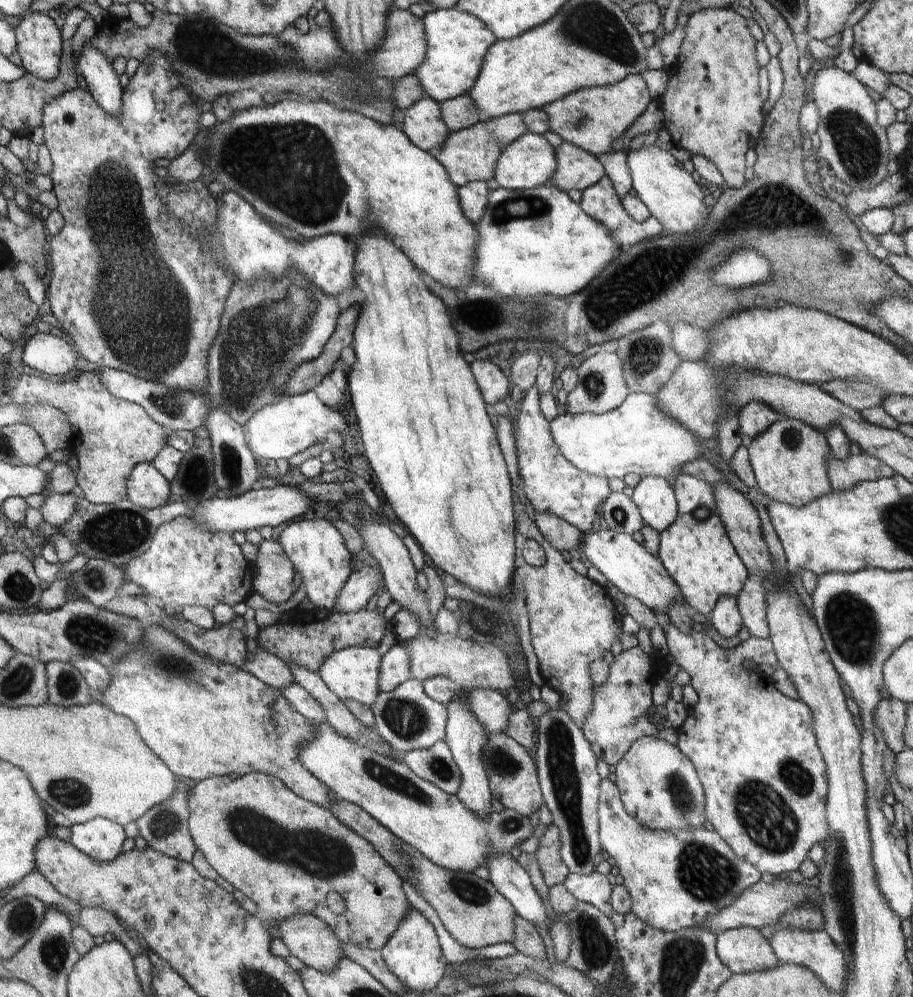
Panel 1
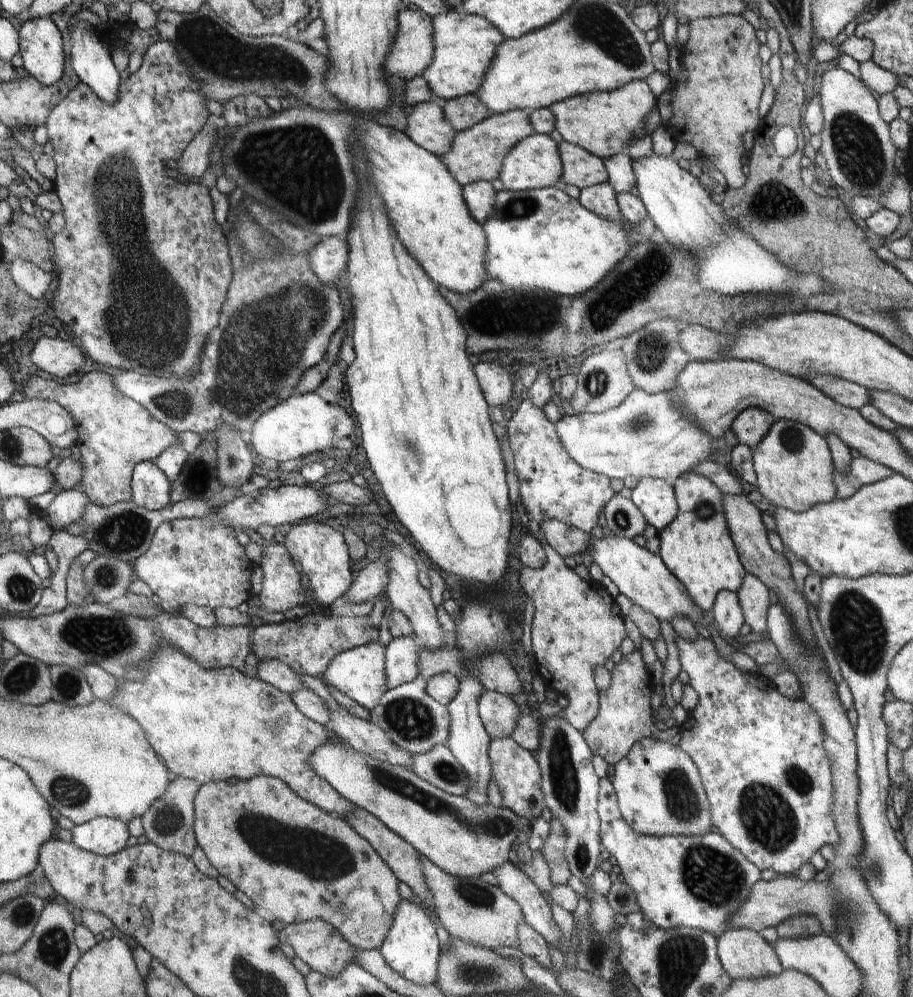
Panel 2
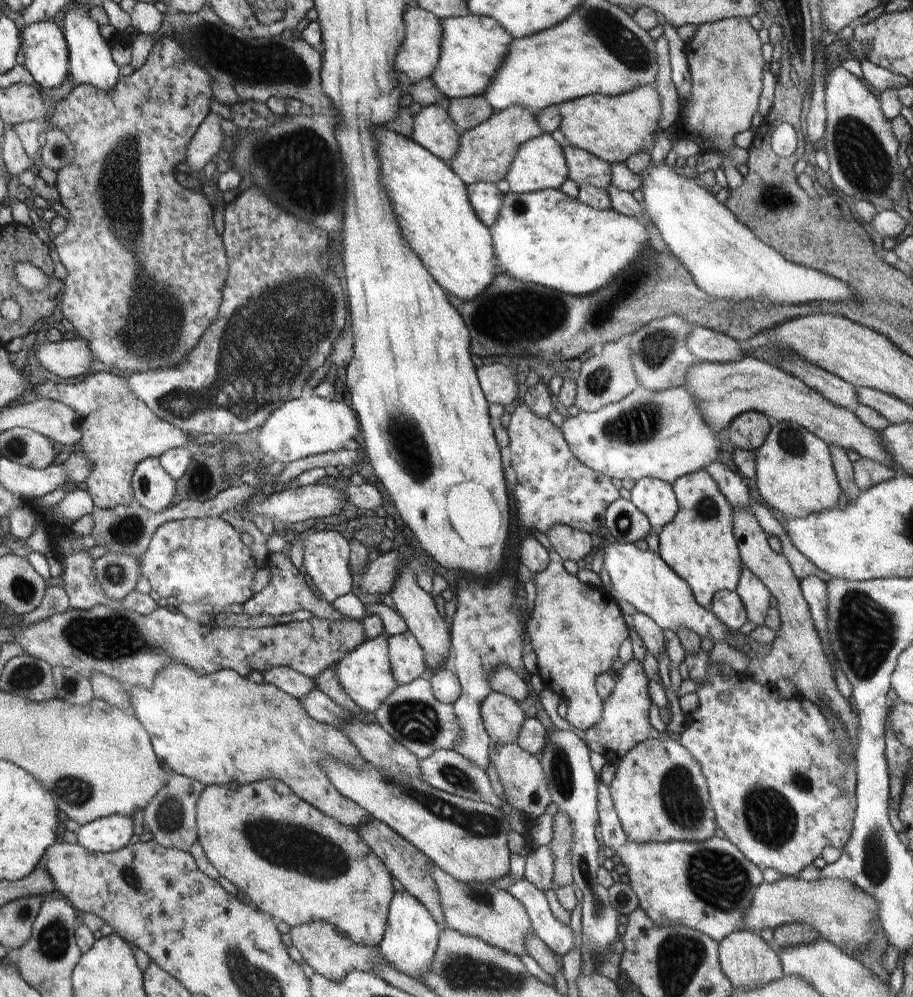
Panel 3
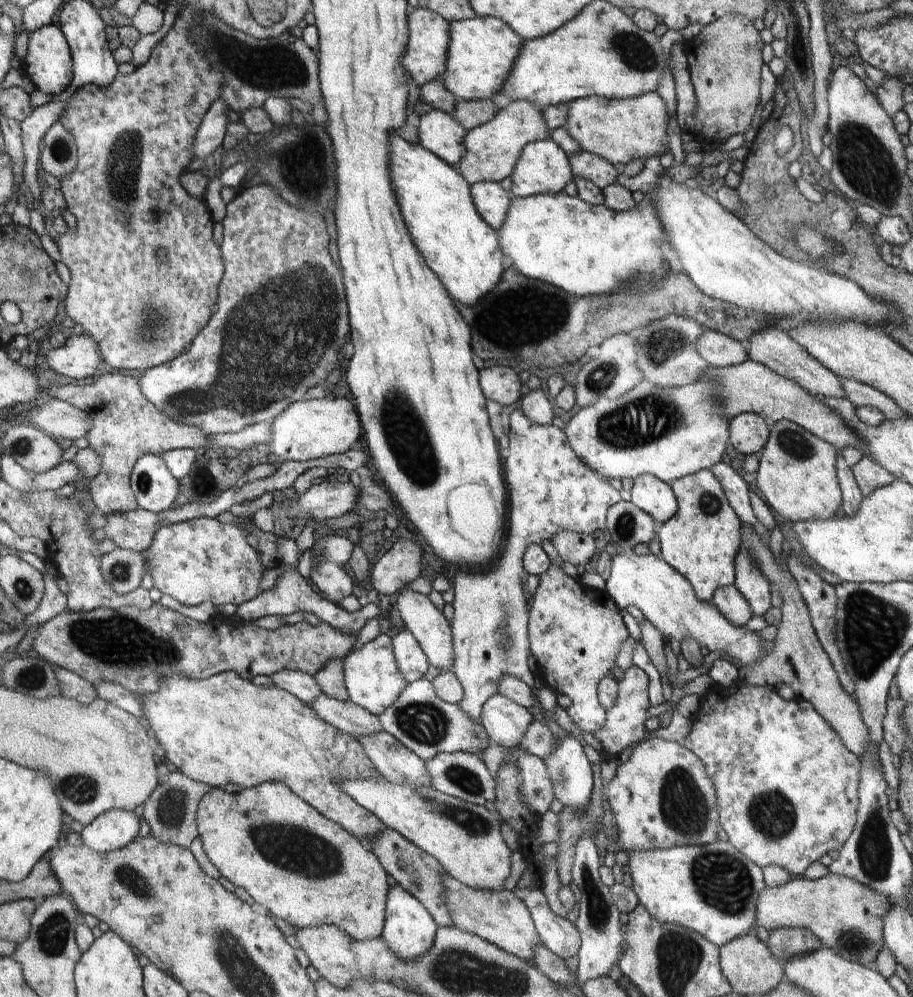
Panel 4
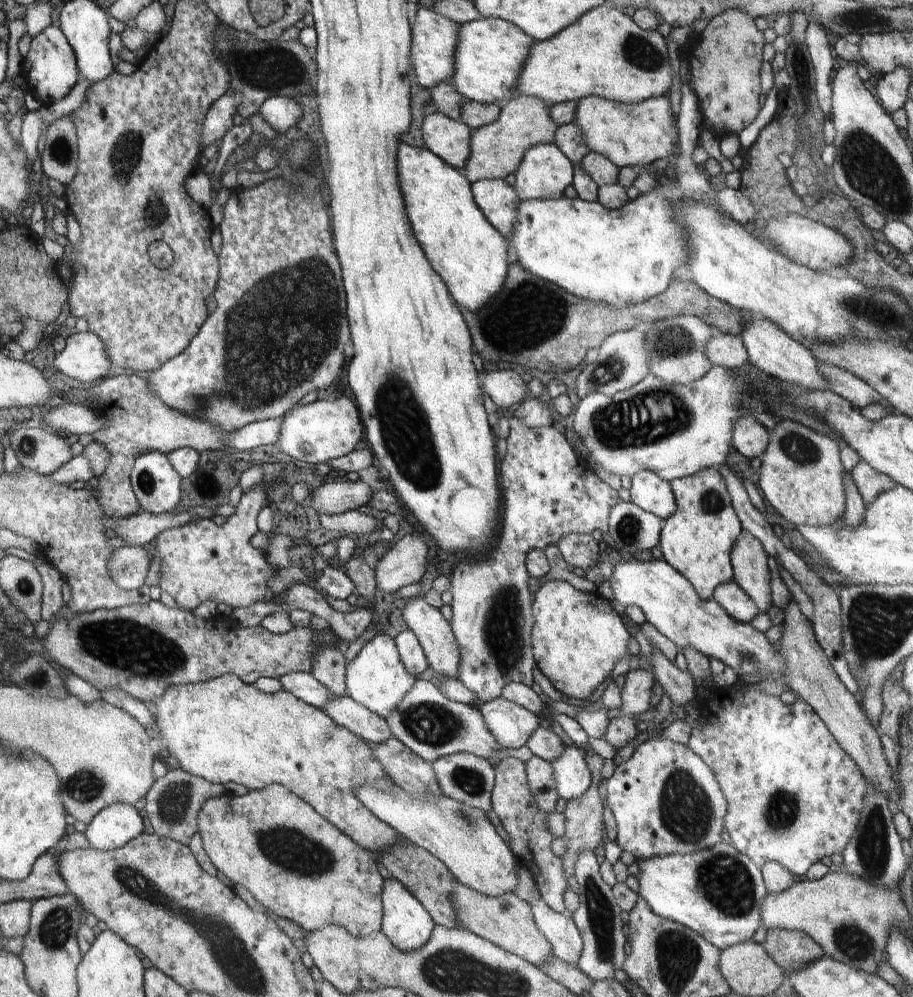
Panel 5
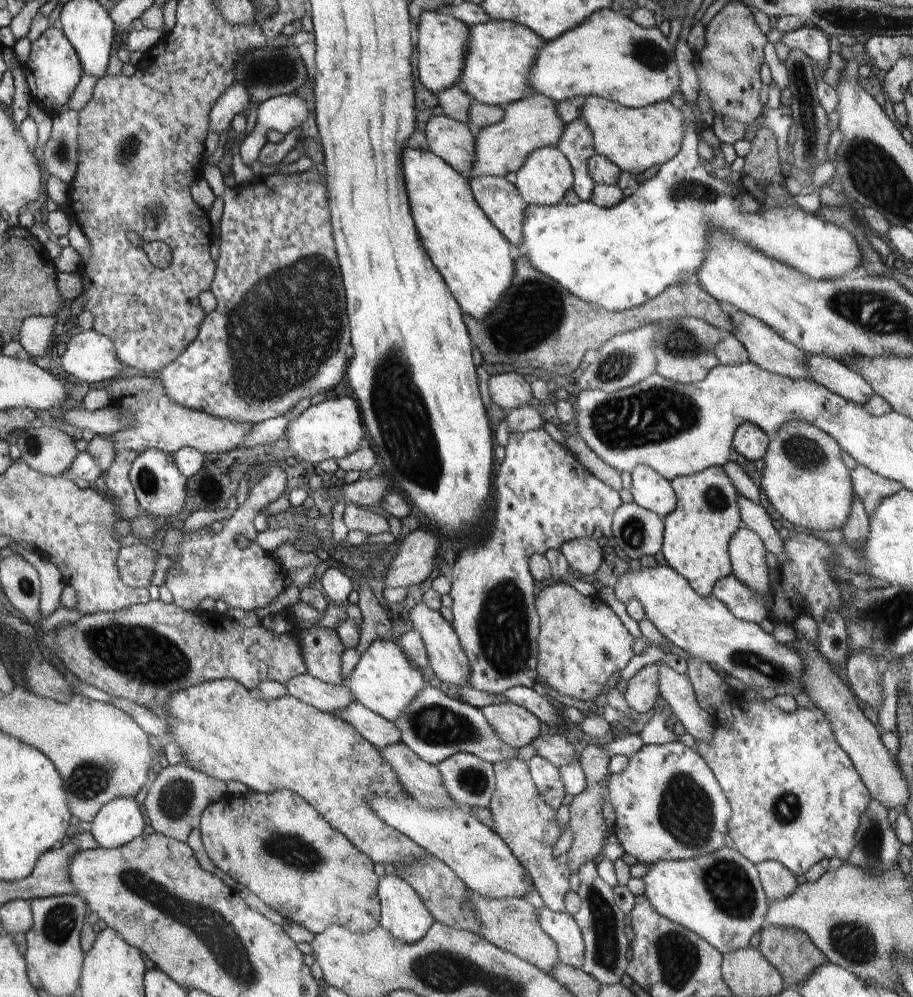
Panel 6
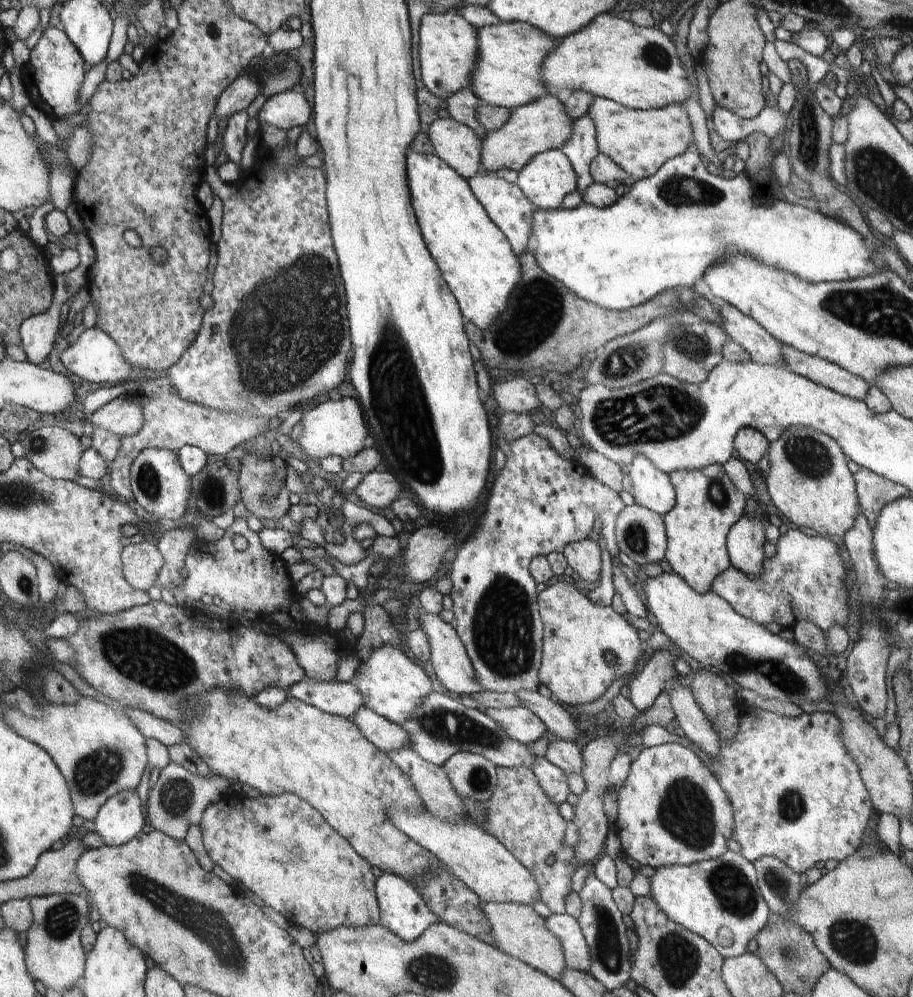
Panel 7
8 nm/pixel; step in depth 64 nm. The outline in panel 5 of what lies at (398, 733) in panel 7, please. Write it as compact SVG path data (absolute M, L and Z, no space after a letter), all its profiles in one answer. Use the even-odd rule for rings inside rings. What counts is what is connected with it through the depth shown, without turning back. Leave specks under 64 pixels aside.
M348 696L326 702L321 710L324 714L328 714L336 724L348 728L366 743L382 744L388 738L394 738L384 718Z

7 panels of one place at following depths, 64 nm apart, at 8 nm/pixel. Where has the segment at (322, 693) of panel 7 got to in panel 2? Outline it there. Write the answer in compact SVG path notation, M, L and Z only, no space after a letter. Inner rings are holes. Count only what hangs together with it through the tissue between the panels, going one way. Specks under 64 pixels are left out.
M277 659L259 661L257 663L257 678L288 695L304 688L300 683L299 676Z

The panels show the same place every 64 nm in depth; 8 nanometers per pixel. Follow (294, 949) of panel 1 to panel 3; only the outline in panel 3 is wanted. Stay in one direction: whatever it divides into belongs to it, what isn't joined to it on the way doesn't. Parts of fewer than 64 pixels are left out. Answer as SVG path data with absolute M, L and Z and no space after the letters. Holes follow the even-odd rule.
M313 921L312 923L297 925L290 928L290 940L302 959L314 969L316 973L330 981L342 981L353 969L374 973L375 960L384 959L379 952L379 946L364 947L353 944L342 932L327 922Z

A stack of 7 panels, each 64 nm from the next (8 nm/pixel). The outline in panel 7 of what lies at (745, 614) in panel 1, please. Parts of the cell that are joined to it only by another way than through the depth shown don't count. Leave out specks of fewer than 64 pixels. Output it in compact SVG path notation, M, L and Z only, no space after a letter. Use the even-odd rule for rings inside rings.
M744 512L742 518L730 528L726 538L731 566L746 576L758 578L762 574L766 539L762 516L750 516Z

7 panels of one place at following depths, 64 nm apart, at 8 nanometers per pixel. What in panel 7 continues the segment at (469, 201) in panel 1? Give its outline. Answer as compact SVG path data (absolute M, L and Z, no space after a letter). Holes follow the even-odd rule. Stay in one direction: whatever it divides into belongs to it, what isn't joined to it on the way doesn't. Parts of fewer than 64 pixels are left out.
M480 172L474 178L467 180L476 200L482 204L490 220L498 226L508 239L516 255L527 250L528 240L530 238L530 228L532 228L532 216L536 208L529 198L520 190L516 183L508 182L503 178L494 178L488 176L485 172Z

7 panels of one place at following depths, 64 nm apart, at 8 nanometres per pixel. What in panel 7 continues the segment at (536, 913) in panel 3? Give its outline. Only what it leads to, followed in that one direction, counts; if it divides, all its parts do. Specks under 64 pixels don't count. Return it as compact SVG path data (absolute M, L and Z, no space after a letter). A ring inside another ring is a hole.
M568 913L553 914L545 918L546 928L560 940L566 967L580 972L590 972L590 952L577 919Z

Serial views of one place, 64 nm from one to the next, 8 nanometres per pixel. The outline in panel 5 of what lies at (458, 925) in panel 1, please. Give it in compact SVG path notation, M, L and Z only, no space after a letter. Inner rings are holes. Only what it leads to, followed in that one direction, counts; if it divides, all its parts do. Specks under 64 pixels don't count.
M456 881L454 882L452 906L456 908L458 920L464 929L485 938L506 952L520 956L539 969L544 966L544 960L553 954L550 942L540 934L534 922L530 904L514 893L497 897L486 896Z

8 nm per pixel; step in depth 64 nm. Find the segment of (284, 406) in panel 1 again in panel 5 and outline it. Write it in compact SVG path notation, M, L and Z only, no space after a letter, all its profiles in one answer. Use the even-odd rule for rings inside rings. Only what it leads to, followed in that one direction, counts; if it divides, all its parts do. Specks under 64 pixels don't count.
M342 396L332 401L317 400L305 406L296 405L282 417L277 444L280 452L288 454L293 461L321 464L356 450L362 434L364 436L364 428L357 405L350 398Z

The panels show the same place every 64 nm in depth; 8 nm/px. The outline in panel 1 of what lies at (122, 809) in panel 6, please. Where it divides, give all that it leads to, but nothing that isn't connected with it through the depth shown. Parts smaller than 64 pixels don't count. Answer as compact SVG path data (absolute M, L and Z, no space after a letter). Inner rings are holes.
M97 817L69 828L69 843L96 863L112 863L121 853L126 841L125 832L118 824Z

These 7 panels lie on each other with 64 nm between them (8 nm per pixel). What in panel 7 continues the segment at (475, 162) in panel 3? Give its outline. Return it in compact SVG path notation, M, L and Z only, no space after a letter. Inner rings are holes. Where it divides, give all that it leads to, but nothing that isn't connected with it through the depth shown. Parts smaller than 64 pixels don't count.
M554 95L538 98L524 106L510 109L508 122L498 130L488 131L482 142L482 171L508 170L520 172L522 168L541 152L561 149L572 136L574 119L567 114L564 104Z

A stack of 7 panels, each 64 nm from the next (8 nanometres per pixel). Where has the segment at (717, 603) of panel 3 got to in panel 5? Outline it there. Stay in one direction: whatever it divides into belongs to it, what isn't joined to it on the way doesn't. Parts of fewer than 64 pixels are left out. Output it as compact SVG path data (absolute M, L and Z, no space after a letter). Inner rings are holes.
M736 581L718 584L712 598L724 608L724 612L736 622L751 623L760 614L750 596L736 584Z

